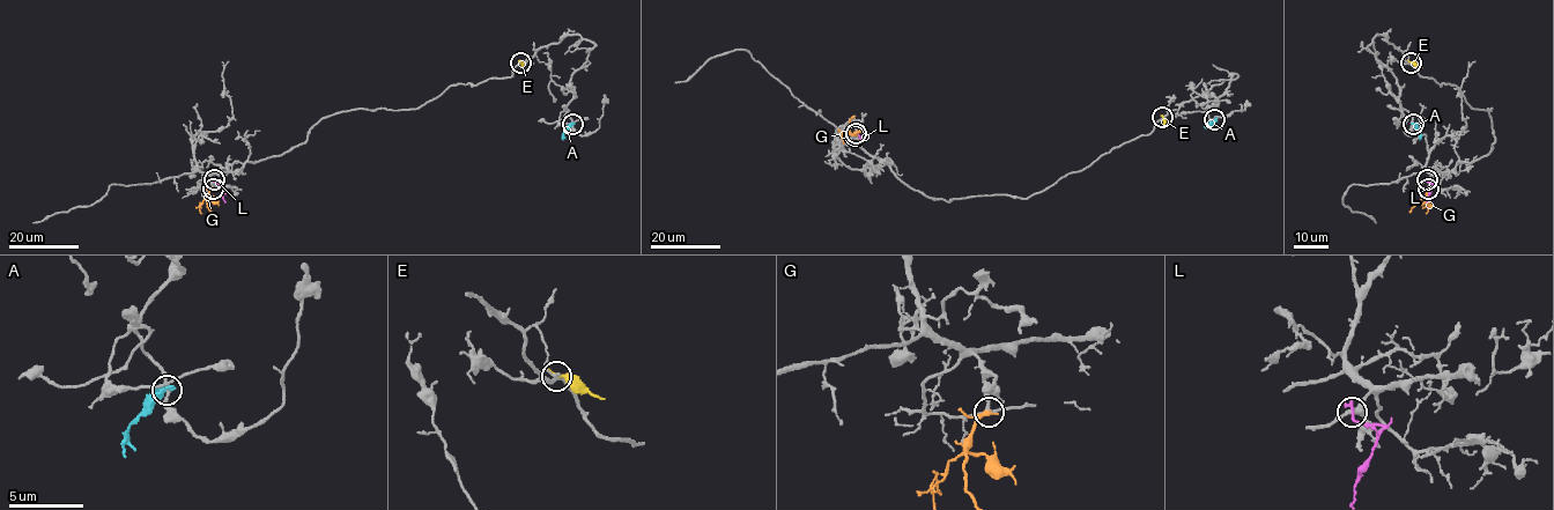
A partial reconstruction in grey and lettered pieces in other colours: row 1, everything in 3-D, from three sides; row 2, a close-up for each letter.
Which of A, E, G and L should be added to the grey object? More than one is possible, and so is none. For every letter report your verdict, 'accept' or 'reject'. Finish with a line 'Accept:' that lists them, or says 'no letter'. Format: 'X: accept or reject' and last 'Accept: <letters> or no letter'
A: reject
E: reject
G: accept
L: reject
Accept: G

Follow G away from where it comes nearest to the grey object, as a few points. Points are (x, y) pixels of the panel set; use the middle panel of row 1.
G: (855, 135), (849, 126), (855, 116)

